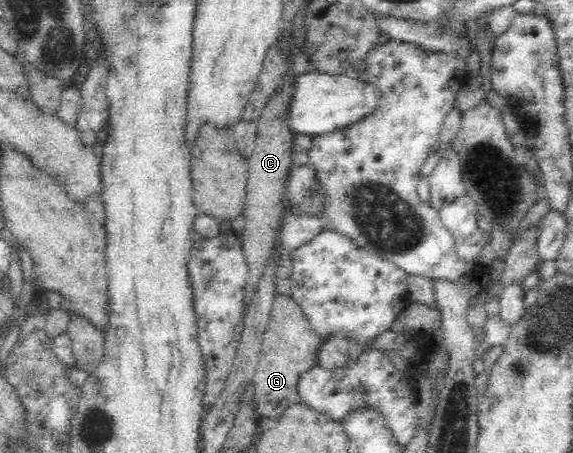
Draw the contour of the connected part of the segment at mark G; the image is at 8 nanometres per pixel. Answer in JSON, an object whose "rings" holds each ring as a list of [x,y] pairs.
{"rings":[[[275,295],[262,332],[259,360],[255,366],[255,408],[263,422],[273,421],[290,404],[301,400],[298,383],[301,374],[319,364],[323,340],[311,328],[300,307],[291,297]]]}

